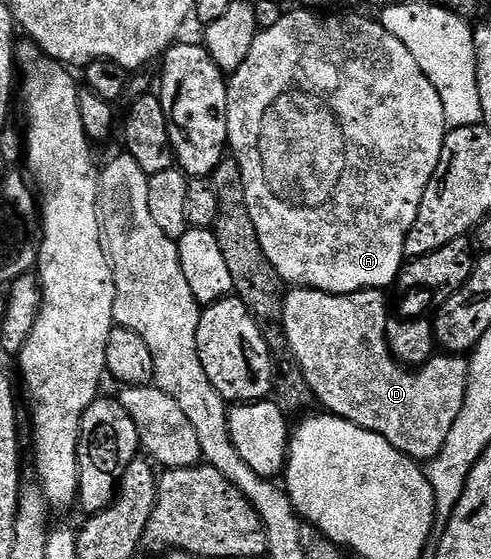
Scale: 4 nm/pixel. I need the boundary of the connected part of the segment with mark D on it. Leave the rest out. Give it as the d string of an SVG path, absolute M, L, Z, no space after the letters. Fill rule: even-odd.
M294 288L289 291L291 294L286 299L283 297L282 302L282 330L286 333L286 346L290 349L290 354L294 357L294 362L298 365L298 370L302 373L302 378L306 381L305 389L318 397L318 402L323 407L323 411L329 412L335 418L343 418L360 428L364 428L373 434L379 434L381 438L392 448L398 450L398 453L407 459L429 463L431 458L439 454L444 446L444 440L448 440L448 432L452 432L452 424L456 424L456 416L460 414L460 408L463 404L463 398L466 395L466 380L470 367L467 359L462 356L451 356L449 353L442 352L437 356L431 357L430 361L423 363L417 368L403 368L395 364L386 348L386 294L380 290L361 290L355 294L325 294L319 290L308 290L305 288Z

